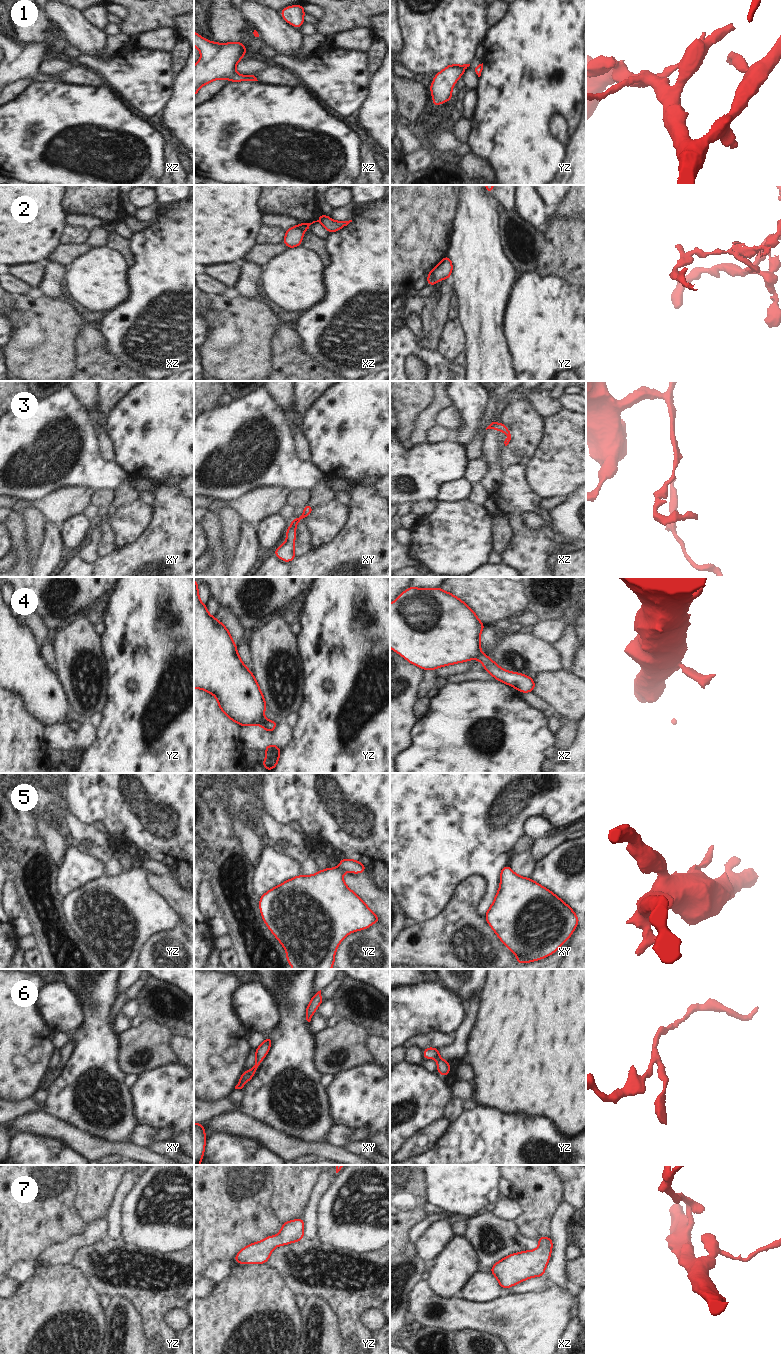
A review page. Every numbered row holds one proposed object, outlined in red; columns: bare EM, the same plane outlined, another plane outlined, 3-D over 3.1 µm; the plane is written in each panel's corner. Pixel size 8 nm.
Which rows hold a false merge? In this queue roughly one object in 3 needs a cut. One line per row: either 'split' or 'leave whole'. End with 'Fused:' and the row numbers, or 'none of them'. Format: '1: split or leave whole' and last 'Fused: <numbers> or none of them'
1: leave whole
2: split
3: leave whole
4: leave whole
5: leave whole
6: leave whole
7: leave whole
Fused: 2

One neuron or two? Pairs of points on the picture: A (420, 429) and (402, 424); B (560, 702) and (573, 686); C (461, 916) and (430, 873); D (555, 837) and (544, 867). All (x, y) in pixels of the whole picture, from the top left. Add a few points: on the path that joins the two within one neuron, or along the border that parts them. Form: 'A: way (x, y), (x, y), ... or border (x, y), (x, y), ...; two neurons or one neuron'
A: border (427, 407), (417, 416), (415, 427), (408, 439); two neurons
B: way (564, 698), (569, 690); one neuron
C: border (462, 879), (454, 888), (448, 902), (433, 916); two neurons
D: border (565, 839), (536, 861); two neurons

